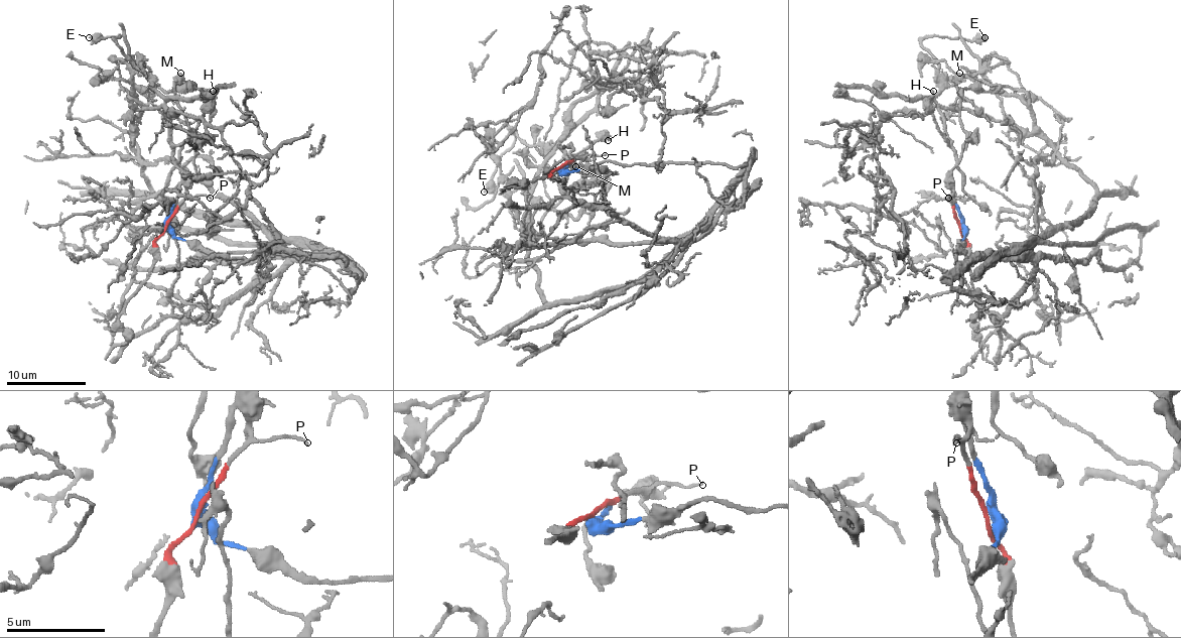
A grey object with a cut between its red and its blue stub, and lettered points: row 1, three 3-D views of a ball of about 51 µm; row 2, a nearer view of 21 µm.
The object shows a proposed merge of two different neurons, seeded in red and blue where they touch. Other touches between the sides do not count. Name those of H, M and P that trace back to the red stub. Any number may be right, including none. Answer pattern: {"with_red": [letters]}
{"with_red": ["H", "M", "P"]}

